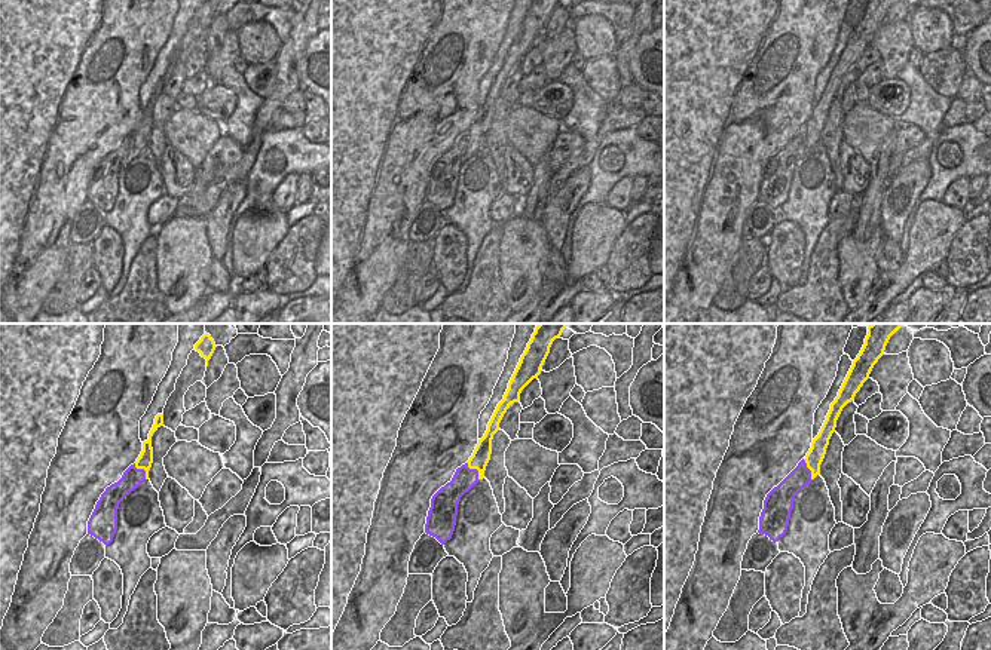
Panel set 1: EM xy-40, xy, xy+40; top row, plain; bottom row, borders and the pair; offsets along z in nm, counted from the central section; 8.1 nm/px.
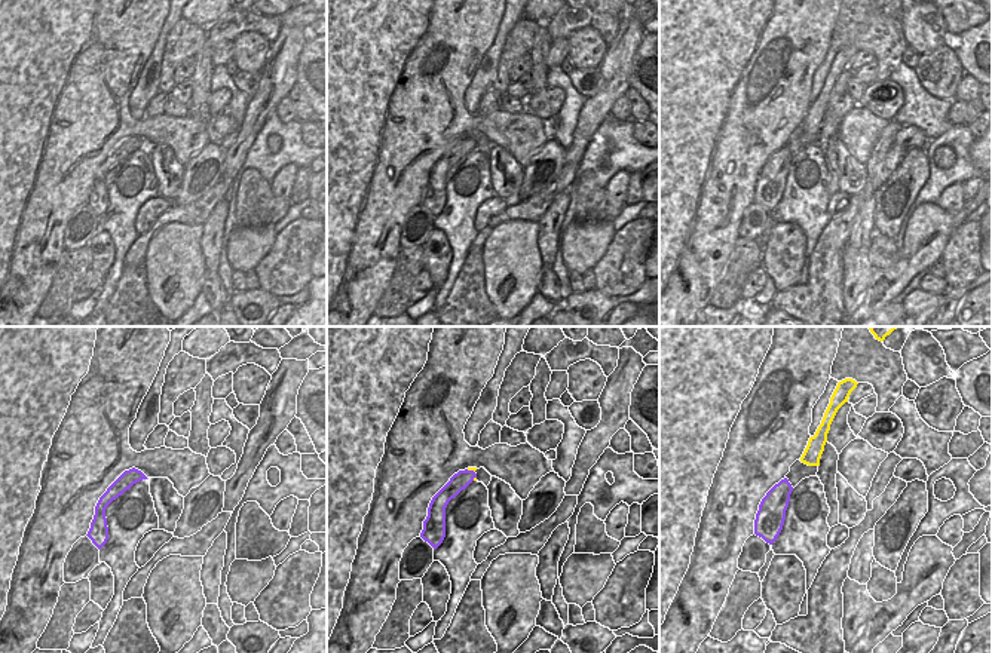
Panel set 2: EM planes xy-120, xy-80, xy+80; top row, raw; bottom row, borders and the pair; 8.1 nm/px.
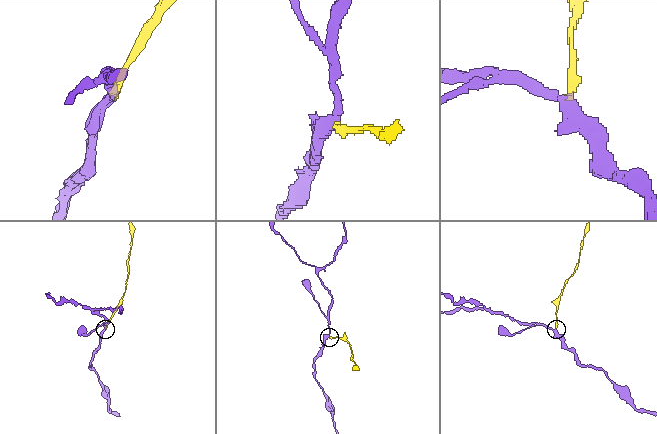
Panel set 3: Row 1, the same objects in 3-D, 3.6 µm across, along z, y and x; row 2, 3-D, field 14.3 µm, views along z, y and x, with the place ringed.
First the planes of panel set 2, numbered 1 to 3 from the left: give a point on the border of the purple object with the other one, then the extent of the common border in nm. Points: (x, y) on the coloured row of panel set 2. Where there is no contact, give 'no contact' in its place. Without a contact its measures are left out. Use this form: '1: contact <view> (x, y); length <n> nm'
1: no contact
2: contact xy-80 (471, 469); length 80 nm
3: no contact

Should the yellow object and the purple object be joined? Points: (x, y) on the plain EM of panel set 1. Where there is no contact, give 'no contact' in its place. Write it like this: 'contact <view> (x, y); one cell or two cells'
contact xy (476, 135); two cells

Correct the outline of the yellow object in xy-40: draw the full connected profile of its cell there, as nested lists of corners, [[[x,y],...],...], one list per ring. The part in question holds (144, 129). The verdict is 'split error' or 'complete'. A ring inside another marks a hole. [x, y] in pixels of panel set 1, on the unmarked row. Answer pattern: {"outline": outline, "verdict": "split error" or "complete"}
{"outline": [[[163,82],[156,83],[155,92],[149,101],[149,107],[143,110],[143,119],[135,129],[137,137],[146,138],[146,147],[149,147],[149,138],[150,138],[152,131],[153,131],[152,104],[160,93],[163,93]]], "verdict": "complete"}

